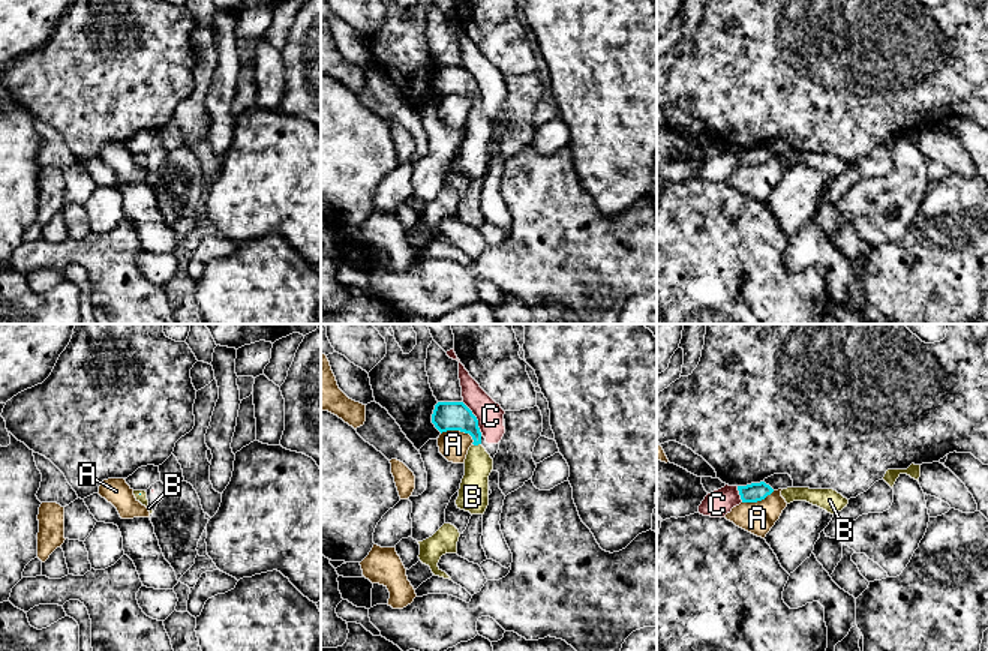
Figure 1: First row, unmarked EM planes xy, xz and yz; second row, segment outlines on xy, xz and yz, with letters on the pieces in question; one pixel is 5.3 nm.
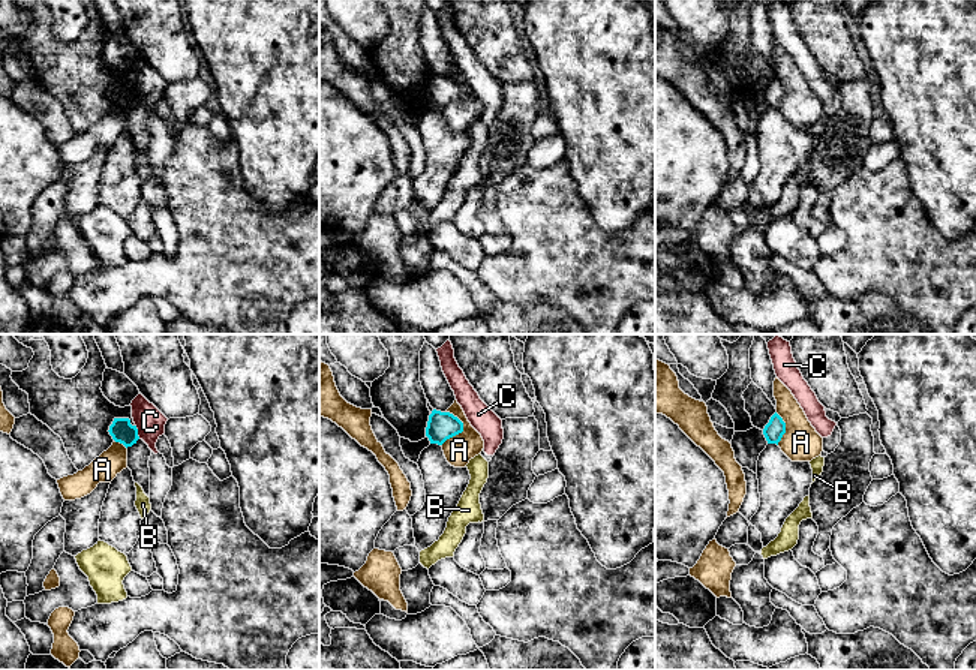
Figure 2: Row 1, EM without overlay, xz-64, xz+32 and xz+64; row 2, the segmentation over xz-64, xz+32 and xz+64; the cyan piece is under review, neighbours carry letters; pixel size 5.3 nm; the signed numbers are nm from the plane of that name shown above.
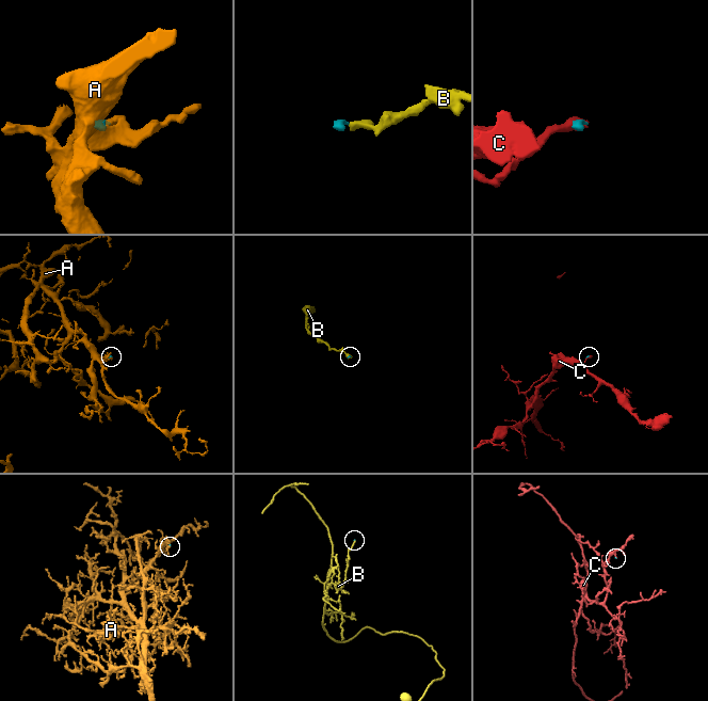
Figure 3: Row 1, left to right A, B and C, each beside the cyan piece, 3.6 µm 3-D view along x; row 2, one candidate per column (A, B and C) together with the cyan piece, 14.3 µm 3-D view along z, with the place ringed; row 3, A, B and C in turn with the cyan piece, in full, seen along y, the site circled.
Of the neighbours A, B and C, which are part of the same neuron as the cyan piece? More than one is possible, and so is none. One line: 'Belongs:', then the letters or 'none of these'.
Belongs: B

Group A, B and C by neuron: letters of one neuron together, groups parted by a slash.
A / B / C

